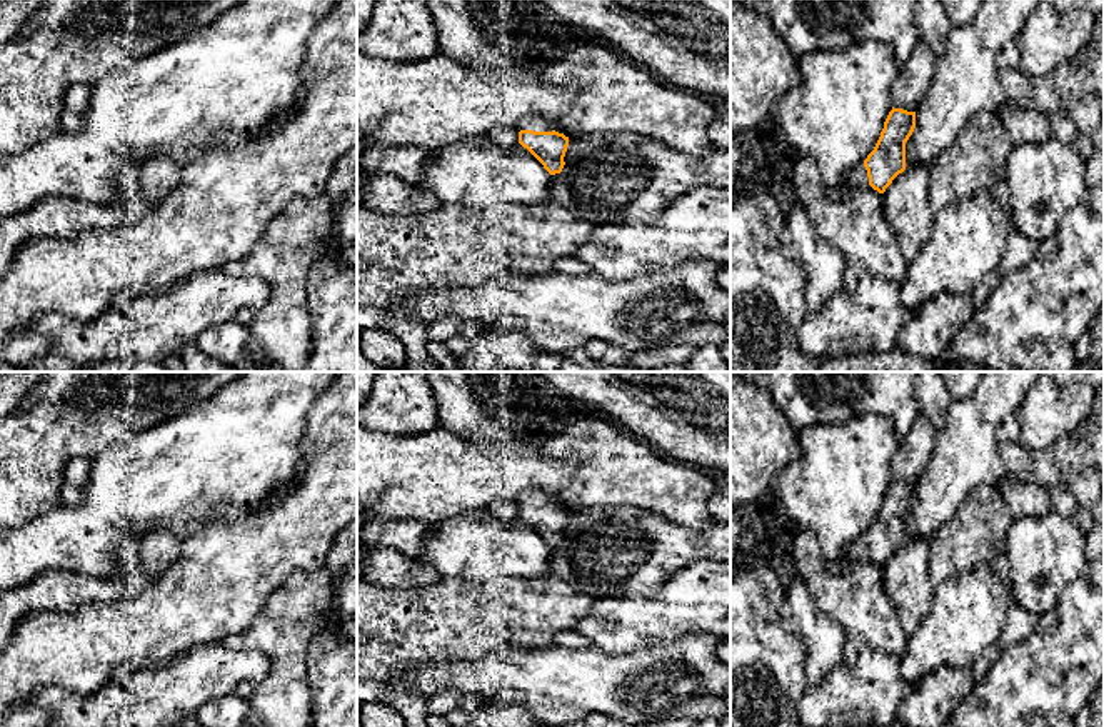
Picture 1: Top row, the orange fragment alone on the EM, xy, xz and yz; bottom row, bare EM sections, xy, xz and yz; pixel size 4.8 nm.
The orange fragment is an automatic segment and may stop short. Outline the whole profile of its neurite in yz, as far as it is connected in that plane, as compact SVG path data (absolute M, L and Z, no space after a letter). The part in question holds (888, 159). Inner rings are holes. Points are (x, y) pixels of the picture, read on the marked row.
M892 107L874 150L846 173L842 187L871 185L884 193L892 180L906 170L906 142L914 128L916 112Z

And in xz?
M542 117L524 120L515 128L519 130L519 143L527 148L550 175L562 172L569 137L555 132Z

